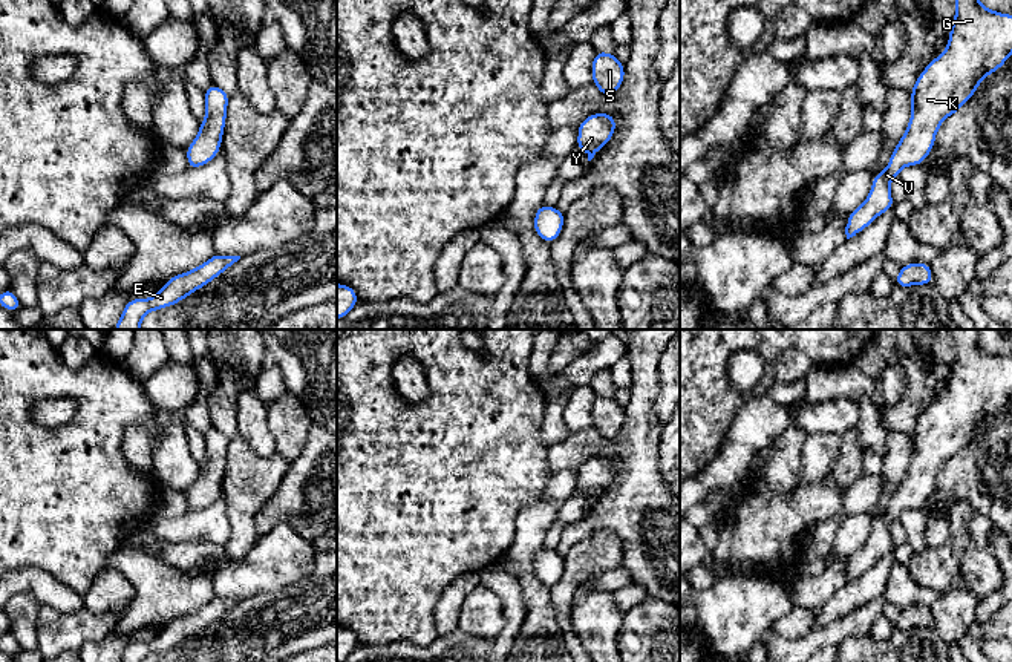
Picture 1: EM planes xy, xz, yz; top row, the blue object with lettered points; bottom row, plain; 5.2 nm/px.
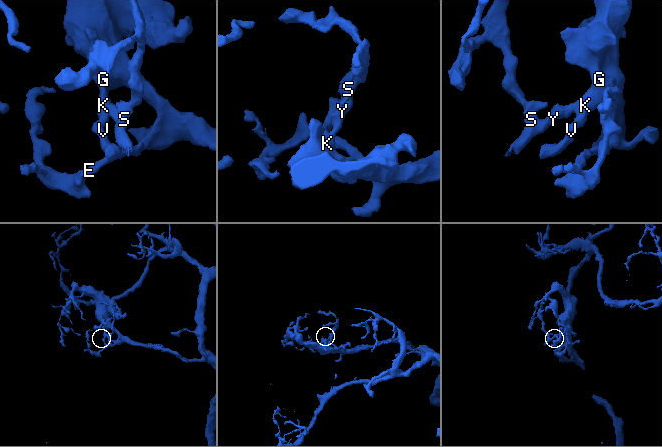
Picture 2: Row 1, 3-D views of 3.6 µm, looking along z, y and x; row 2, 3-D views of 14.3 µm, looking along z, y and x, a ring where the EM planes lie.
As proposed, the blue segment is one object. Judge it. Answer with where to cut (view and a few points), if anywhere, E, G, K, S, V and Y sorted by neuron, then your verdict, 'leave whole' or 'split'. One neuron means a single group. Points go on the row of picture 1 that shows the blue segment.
no cut; E G K S V Y; leave whole

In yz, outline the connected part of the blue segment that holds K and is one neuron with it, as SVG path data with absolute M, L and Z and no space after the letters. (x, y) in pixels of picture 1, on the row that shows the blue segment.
M955 0L946 49L922 70L911 87L911 118L883 172L873 176L868 198L848 215L847 239L865 230L879 215L893 210L890 181L908 166L922 166L935 146L942 123L971 100L986 75L995 74L1012 55L1012 14L984 8L978 0Z

